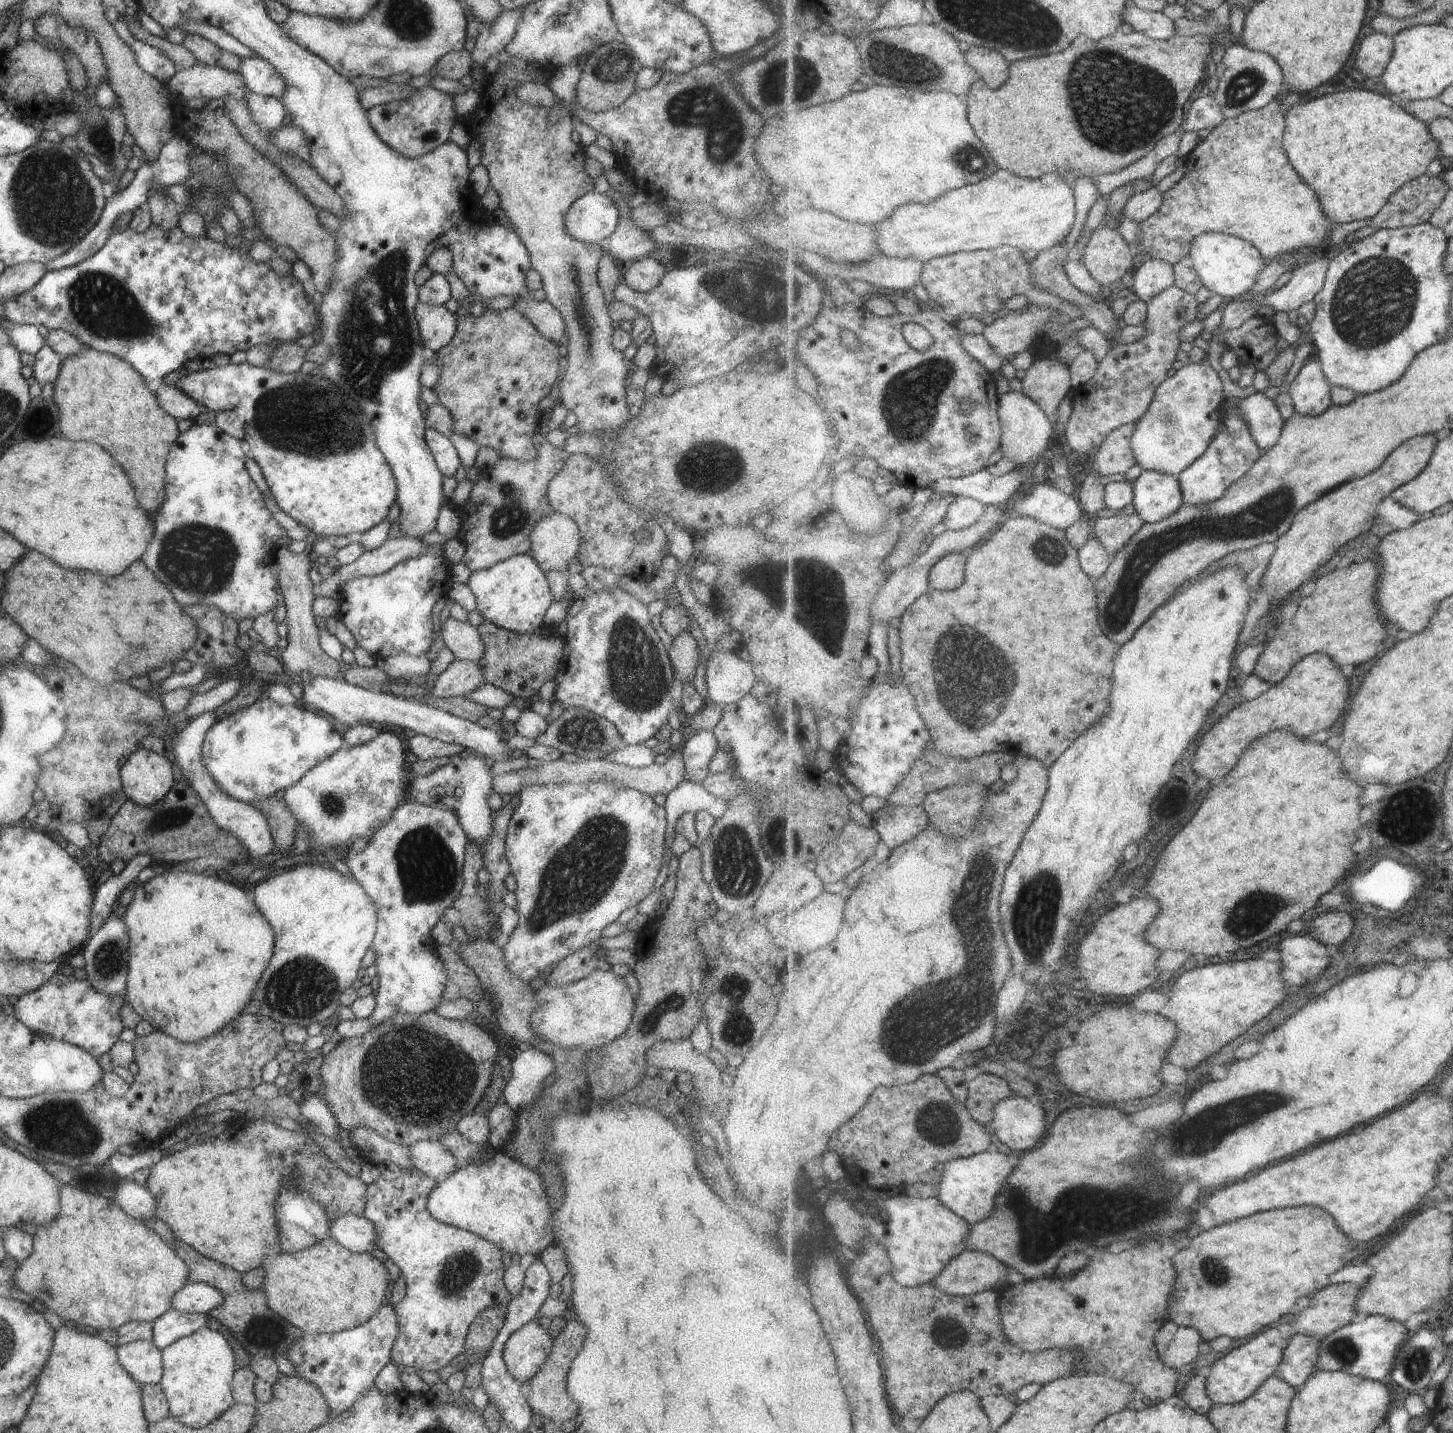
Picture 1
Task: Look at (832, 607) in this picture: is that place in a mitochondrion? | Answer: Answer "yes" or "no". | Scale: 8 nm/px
yes

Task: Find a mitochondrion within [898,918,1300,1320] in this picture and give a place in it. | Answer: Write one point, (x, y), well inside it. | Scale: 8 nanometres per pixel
(1077, 1213)

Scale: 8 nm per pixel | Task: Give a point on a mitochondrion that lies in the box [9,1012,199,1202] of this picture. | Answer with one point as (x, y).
(66, 1128)

